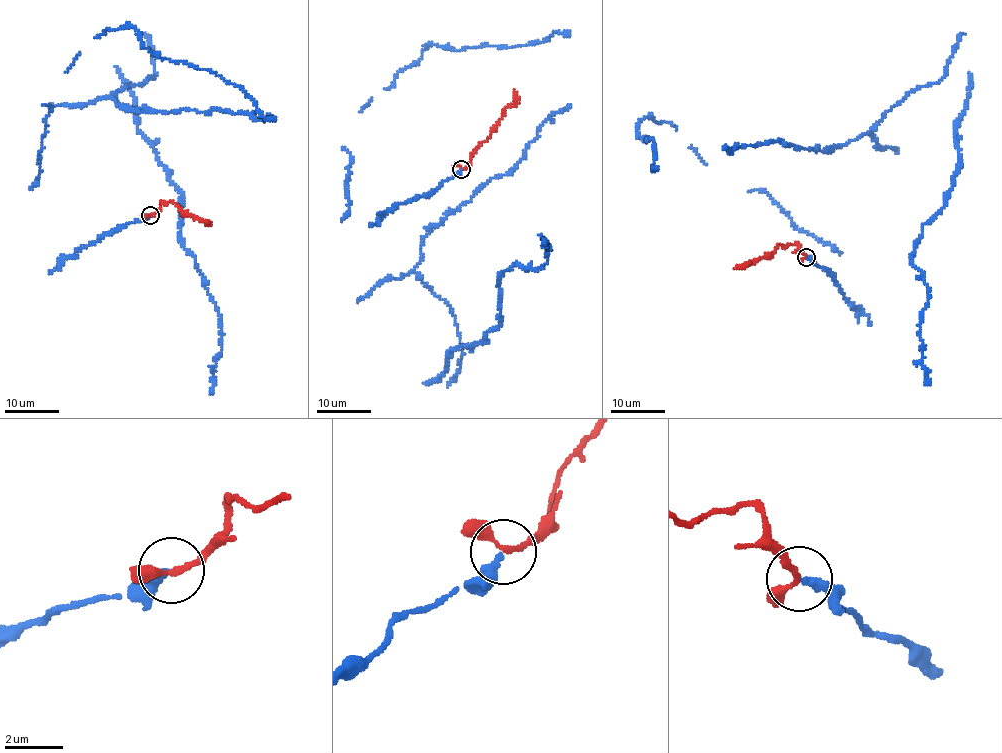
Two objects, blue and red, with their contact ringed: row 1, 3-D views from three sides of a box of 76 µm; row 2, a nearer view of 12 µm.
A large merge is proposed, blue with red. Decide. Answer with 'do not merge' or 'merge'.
merge

